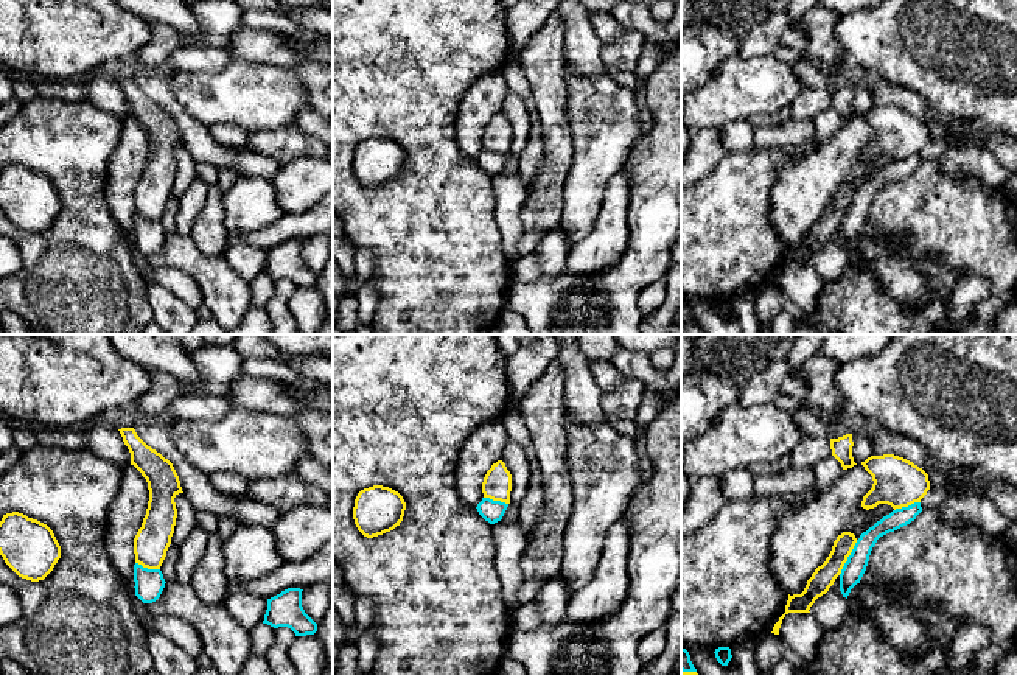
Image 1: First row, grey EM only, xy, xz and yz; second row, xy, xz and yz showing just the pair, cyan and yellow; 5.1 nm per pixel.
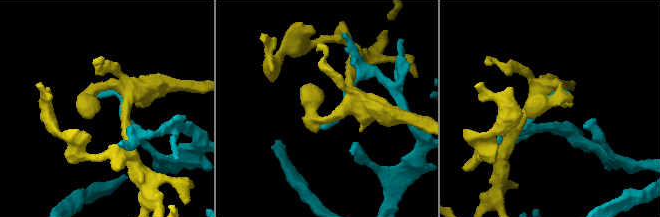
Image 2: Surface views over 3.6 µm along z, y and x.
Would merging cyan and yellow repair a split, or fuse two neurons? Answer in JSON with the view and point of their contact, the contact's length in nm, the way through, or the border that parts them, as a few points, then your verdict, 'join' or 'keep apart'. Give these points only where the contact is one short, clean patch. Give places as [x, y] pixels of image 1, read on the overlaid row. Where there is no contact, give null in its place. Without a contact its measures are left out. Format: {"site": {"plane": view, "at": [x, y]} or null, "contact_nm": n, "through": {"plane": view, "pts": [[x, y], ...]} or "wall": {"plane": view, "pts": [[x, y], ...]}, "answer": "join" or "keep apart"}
{"site": {"plane": "yz", "at": [848, 557]}, "contact_nm": 200, "answer": "keep apart"}

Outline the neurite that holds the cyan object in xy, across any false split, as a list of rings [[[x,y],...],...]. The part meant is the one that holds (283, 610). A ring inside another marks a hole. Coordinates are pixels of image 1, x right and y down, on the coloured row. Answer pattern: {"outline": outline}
{"outline": [[[288,588],[267,599],[267,610],[263,624],[274,628],[288,627],[295,636],[314,635],[317,624],[305,613],[302,607],[300,588]]]}

